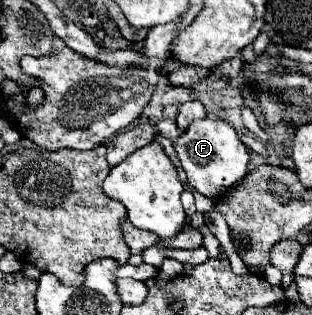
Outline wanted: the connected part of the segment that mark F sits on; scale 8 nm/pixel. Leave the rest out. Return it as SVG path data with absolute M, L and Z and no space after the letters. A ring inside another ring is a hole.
M202 118L194 120L194 124L188 126L188 130L182 132L178 142L174 144L180 164L188 176L188 184L208 196L214 198L220 192L232 188L238 180L242 180L248 172L248 148L238 138L236 128L222 118Z

